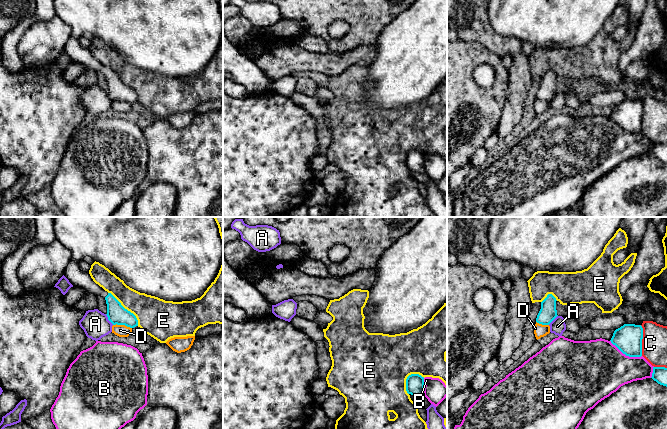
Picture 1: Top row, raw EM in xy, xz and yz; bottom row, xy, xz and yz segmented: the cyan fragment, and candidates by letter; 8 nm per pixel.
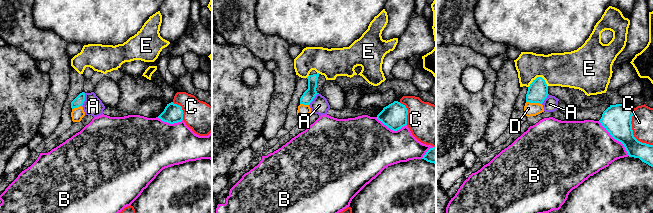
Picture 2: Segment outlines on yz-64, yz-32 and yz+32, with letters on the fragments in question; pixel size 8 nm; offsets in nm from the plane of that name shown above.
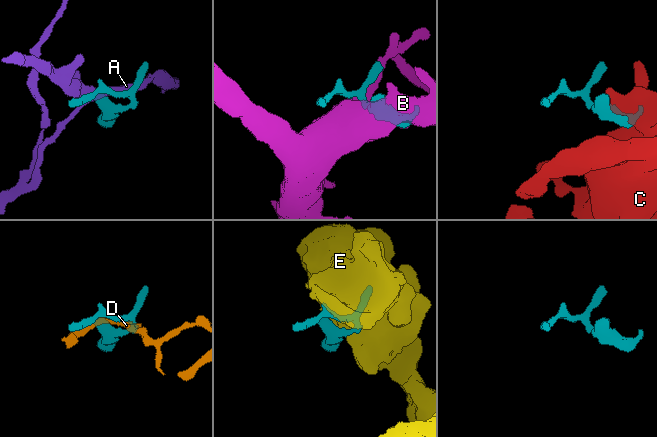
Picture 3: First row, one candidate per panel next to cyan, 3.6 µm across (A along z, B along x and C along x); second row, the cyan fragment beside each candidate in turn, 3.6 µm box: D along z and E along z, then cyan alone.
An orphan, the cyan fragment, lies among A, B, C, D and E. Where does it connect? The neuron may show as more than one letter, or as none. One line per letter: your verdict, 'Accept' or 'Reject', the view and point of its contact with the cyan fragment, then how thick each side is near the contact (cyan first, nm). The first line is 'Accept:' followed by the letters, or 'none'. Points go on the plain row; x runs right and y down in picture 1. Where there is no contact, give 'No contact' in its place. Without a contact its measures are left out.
Accept: none
A: Reject. Touches cyan at xy (108, 95). Thickness 160 nm (cyan) against 220 nm
B: Reject. Touches cyan at yz (625, 130). Thickness 220 nm (cyan) against 460 nm
C: Reject. Touches cyan at yz (641, 116). Thickness 220 nm (cyan) against 200 nm
D: Reject. Touches cyan at xy (122, 100). Thickness 160 nm (cyan) against 100 nm
E: Reject. Touches cyan at xy (126, 85). Thickness 160 nm (cyan) against 300 nm

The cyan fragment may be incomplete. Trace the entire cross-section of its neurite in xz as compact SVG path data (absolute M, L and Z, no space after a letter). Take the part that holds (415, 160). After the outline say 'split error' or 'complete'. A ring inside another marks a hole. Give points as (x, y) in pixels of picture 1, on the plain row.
M411 150L406 155L406 167L415 172L424 171L424 153L419 150Z | complete

